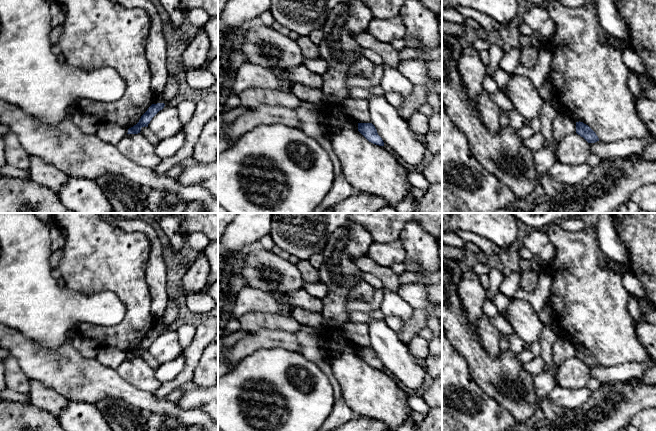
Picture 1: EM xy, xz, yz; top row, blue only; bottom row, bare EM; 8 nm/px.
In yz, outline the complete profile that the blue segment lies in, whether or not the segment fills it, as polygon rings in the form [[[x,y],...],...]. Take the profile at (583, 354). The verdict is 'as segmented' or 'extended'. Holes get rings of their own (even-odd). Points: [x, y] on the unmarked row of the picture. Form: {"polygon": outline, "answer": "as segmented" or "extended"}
{"polygon": [[[576,346],[576,357],[583,361],[588,367],[595,367],[599,365],[596,357],[583,346]]], "answer": "as segmented"}

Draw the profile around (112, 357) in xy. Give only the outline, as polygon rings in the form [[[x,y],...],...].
[[[102,347],[98,353],[96,360],[110,368],[117,367],[128,357],[128,353],[117,348]]]

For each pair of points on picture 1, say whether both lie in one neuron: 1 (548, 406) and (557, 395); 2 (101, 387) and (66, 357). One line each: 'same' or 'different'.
1: different
2: same

